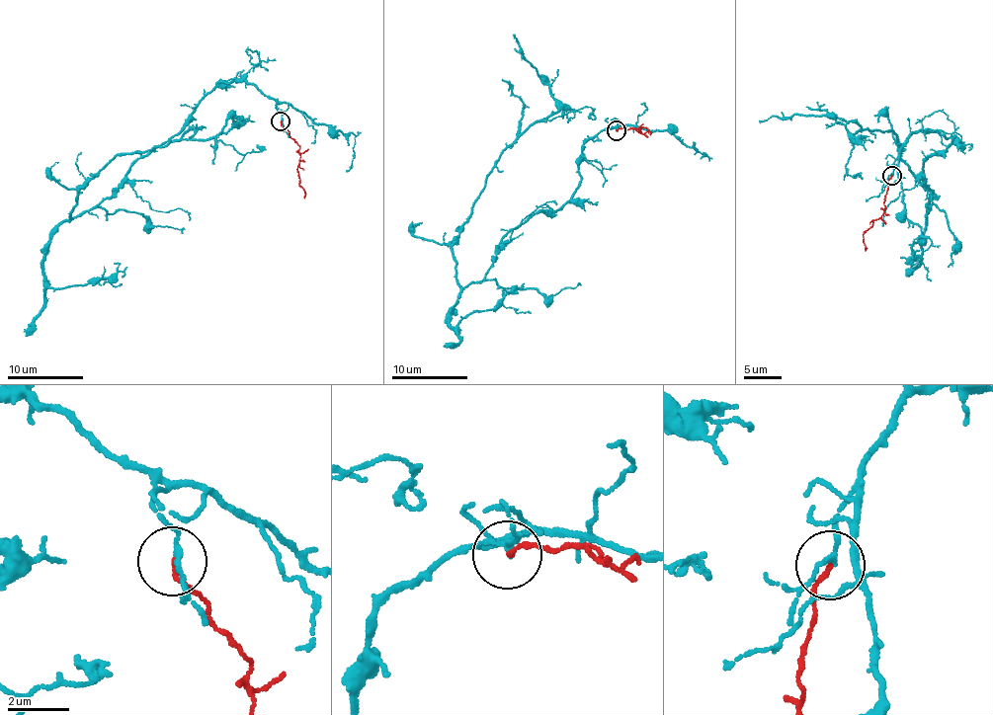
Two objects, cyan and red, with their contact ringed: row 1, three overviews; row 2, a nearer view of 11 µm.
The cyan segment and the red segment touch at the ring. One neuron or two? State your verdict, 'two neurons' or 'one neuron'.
one neuron

